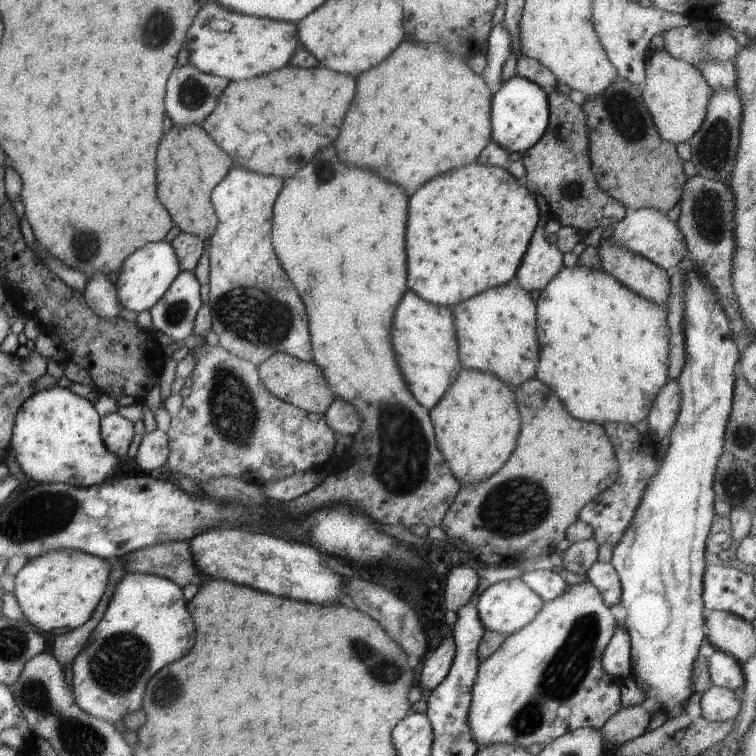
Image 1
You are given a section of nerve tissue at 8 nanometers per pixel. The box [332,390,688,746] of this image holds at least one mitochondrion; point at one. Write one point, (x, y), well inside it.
(563, 676)

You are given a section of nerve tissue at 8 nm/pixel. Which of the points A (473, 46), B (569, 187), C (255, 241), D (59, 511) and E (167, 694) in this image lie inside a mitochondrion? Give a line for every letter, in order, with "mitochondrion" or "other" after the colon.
A: other
B: mitochondrion
C: other
D: mitochondrion
E: mitochondrion

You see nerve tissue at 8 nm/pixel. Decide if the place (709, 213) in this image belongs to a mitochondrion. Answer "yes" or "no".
yes

